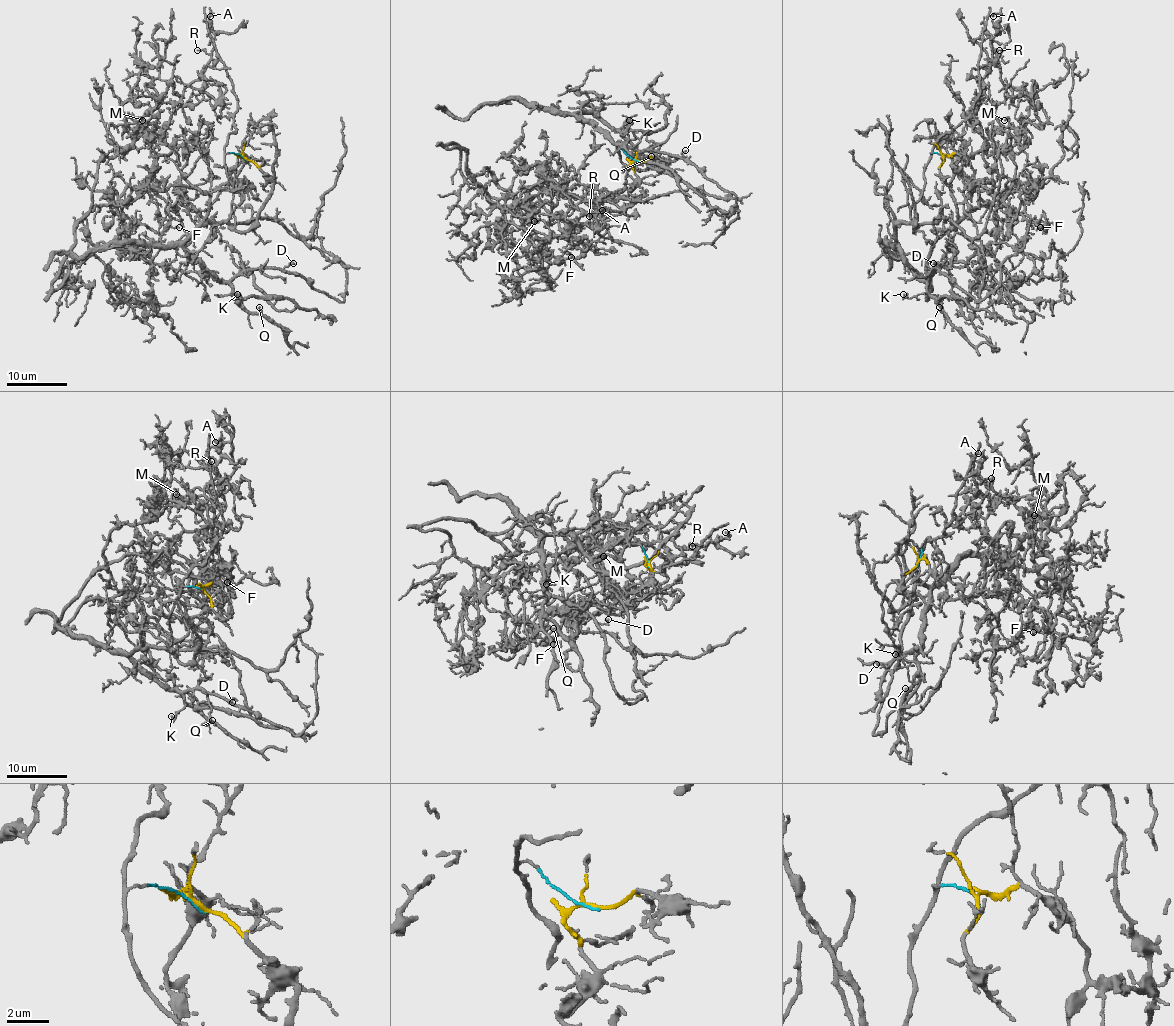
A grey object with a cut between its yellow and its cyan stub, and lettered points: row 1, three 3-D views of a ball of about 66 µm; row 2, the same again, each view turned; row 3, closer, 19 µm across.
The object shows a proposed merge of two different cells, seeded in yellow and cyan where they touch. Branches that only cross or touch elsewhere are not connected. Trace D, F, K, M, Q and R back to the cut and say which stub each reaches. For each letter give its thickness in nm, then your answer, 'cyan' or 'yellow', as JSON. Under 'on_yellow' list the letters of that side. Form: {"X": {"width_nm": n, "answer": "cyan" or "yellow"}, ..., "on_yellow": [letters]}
{"D": {"width_nm": 110, "answer": "cyan"}, "F": {"width_nm": 130, "answer": "yellow"}, "K": {"width_nm": 110, "answer": "cyan"}, "M": {"width_nm": 160, "answer": "yellow"}, "Q": {"width_nm": 70, "answer": "cyan"}, "R": {"width_nm": 110, "answer": "yellow"}, "on_yellow": ["F", "M", "R"]}

